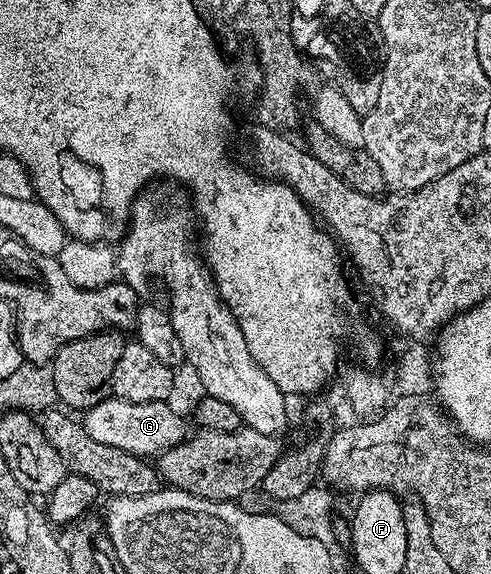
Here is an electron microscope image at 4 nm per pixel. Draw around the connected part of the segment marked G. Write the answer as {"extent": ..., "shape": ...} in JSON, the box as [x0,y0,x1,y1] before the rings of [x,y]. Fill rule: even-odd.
{"extent":[84,398,187,458],"shape":[[[103,398],[85,413],[84,427],[96,442],[116,446],[116,450],[131,452],[143,458],[154,458],[187,439],[186,420],[167,401],[128,402],[117,398]]]}

